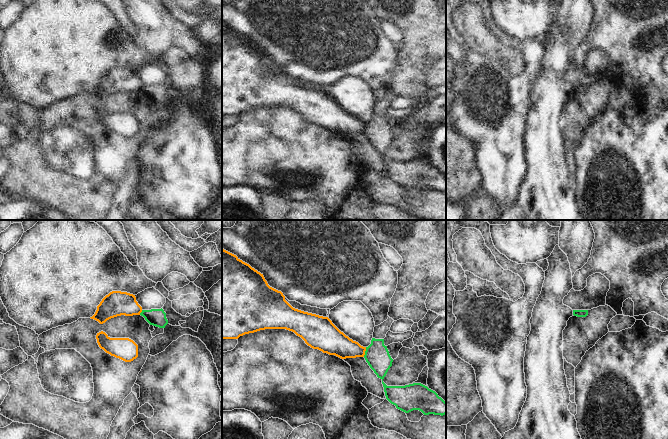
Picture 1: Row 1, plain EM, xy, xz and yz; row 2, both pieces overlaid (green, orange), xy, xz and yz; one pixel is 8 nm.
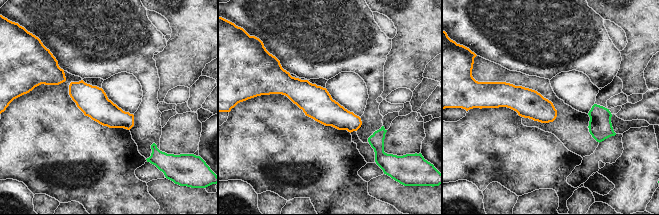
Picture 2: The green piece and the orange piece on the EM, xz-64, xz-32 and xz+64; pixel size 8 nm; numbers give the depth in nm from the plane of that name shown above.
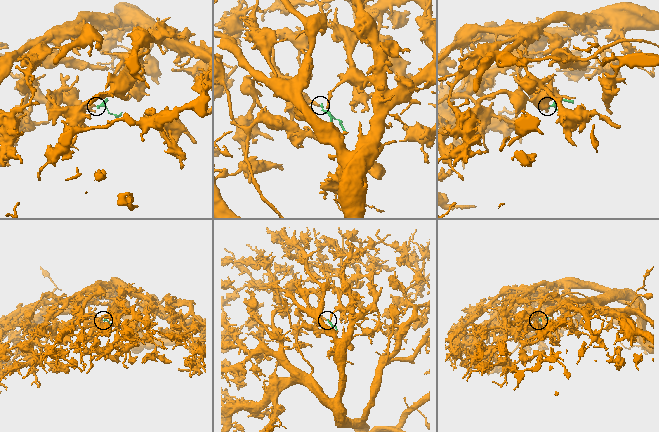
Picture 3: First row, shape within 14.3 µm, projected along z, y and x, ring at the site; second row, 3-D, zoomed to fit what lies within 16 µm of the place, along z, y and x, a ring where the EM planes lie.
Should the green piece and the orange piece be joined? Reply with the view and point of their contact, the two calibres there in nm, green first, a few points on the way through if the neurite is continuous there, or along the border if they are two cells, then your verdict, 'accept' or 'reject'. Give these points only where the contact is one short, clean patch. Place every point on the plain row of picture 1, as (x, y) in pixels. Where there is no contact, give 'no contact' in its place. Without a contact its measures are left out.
meets green in xz at (365, 128); 200 nm thick on the green side, 190 nm on the other; border along xz (366, 123), (363, 132); reject

